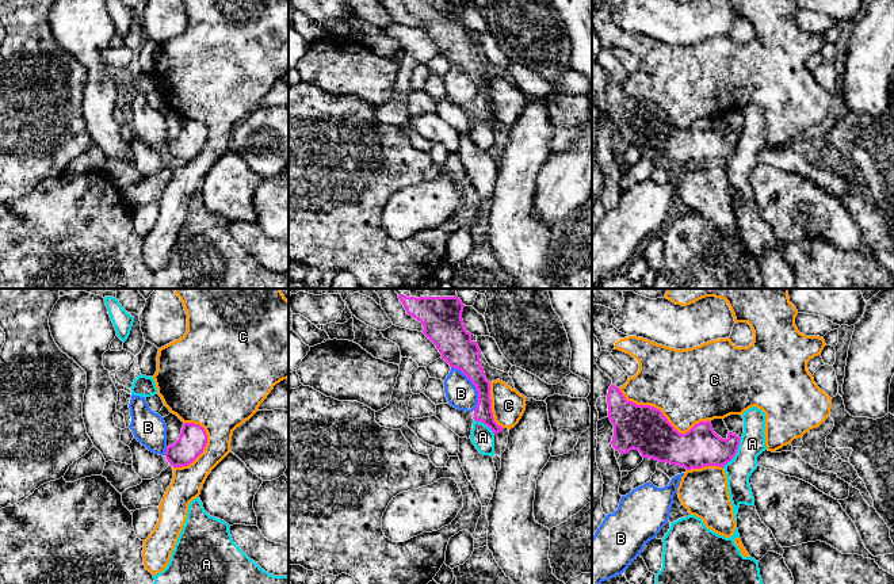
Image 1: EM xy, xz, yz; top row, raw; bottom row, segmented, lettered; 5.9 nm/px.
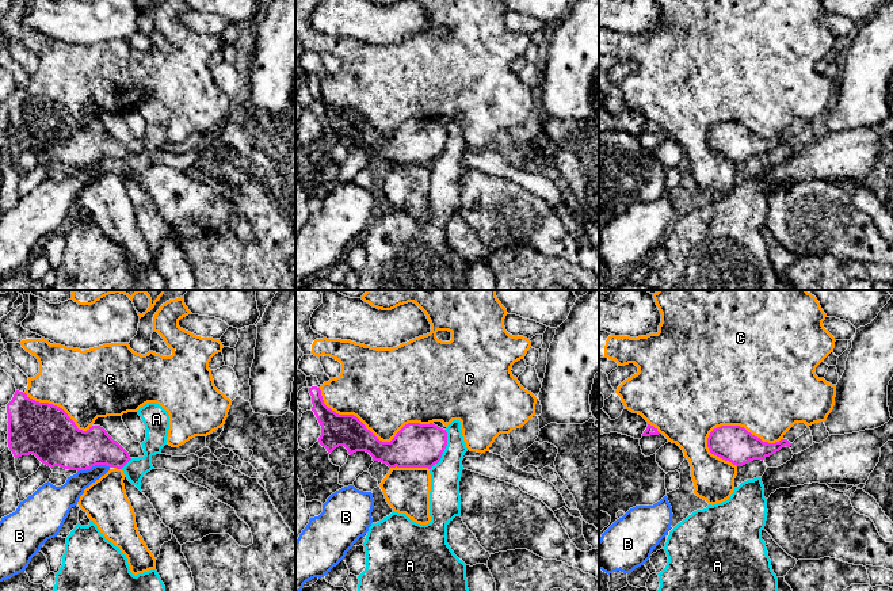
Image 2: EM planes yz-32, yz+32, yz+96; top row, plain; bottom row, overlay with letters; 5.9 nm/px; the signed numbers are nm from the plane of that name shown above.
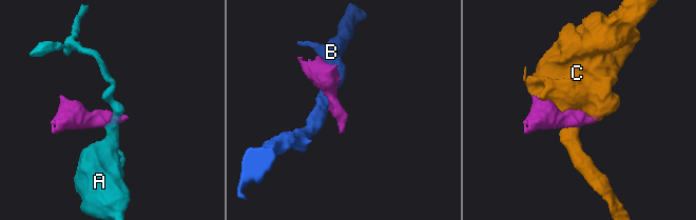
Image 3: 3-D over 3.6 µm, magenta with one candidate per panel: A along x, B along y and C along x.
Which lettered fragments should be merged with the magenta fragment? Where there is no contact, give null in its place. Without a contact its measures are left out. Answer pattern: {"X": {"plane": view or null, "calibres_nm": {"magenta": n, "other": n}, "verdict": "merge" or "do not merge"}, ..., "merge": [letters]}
{"A": {"plane": "yz", "calibres_nm": {"magenta": 240, "other": 150}, "verdict": "do not merge"}, "B": {"plane": "xz", "calibres_nm": {"magenta": 200, "other": 180}, "verdict": "do not merge"}, "C": {"plane": "yz", "calibres_nm": {"magenta": 280, "other": 440}, "verdict": "do not merge"}, "merge": []}

